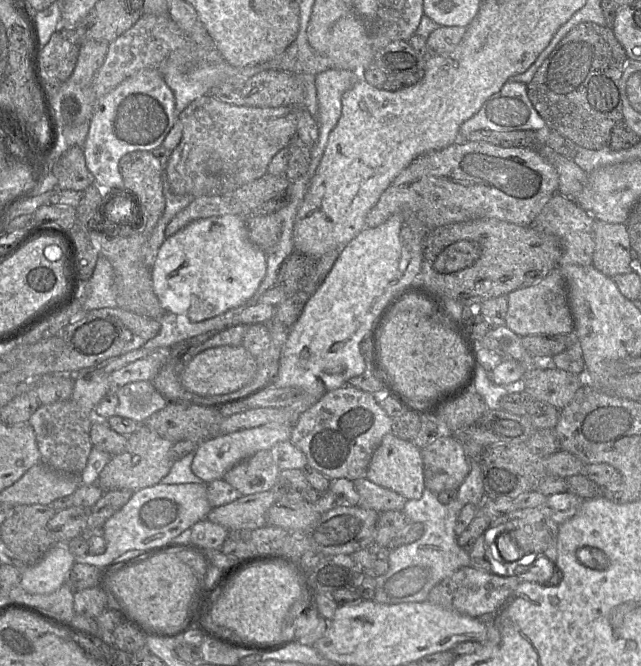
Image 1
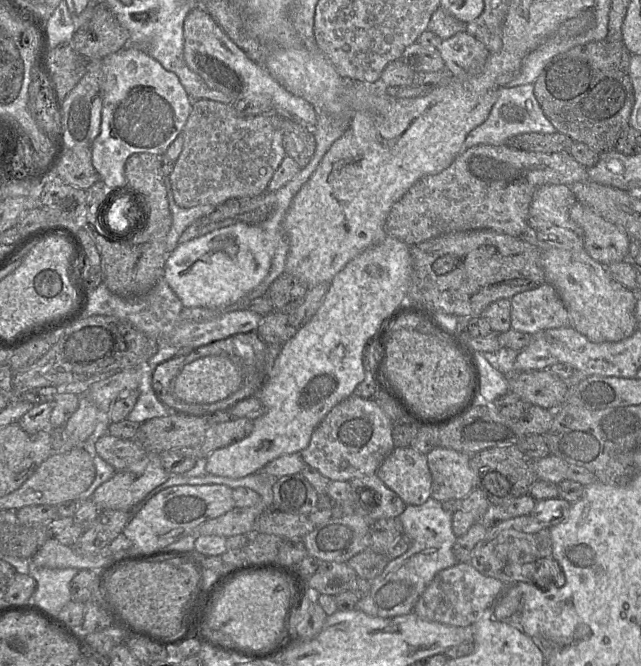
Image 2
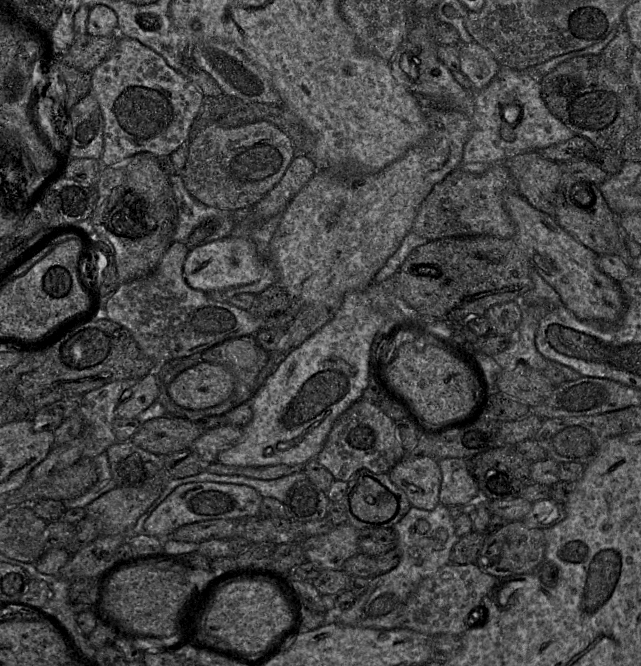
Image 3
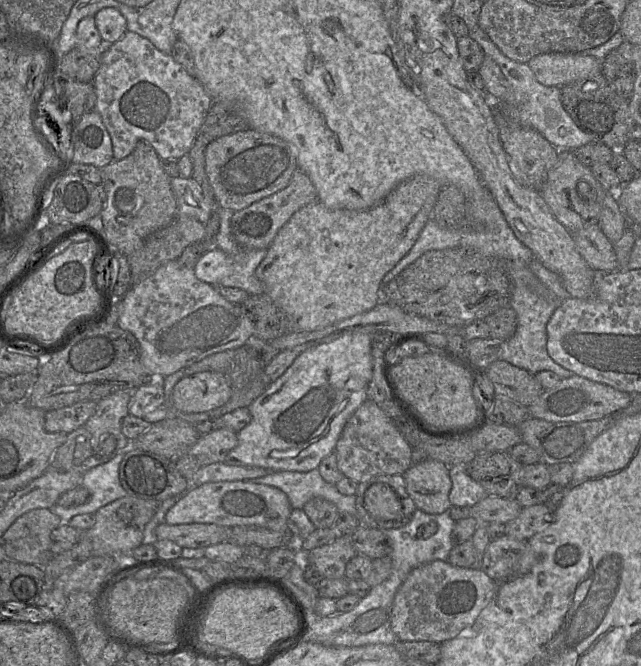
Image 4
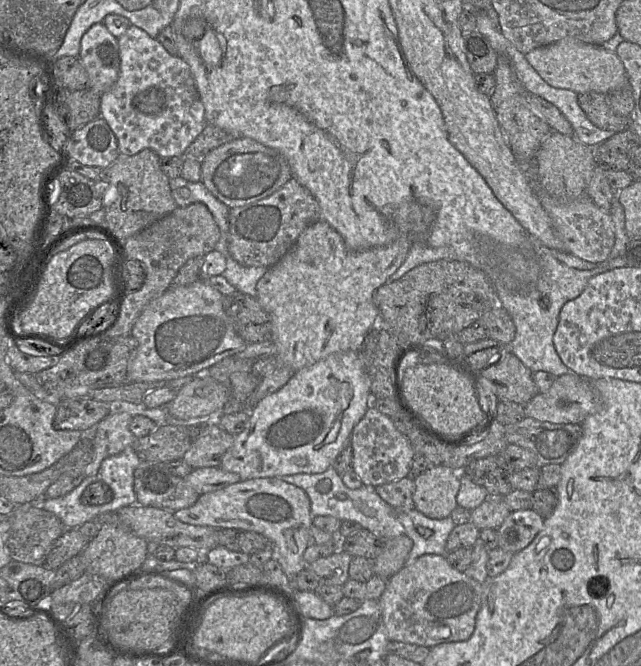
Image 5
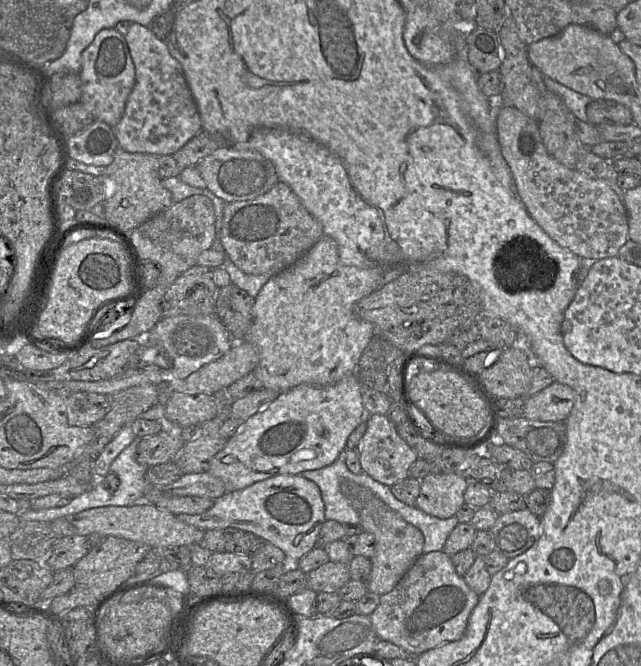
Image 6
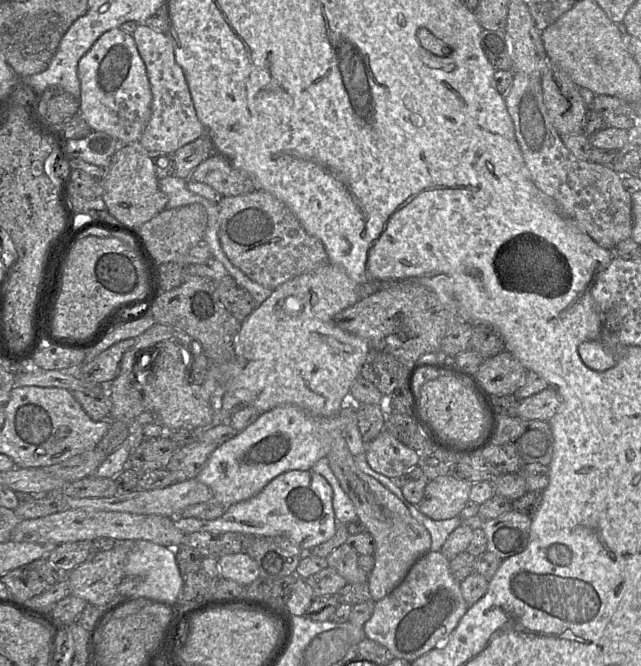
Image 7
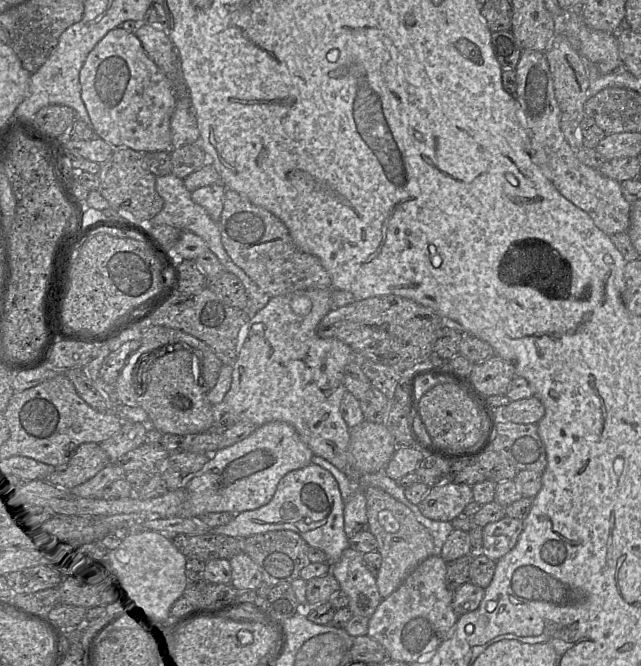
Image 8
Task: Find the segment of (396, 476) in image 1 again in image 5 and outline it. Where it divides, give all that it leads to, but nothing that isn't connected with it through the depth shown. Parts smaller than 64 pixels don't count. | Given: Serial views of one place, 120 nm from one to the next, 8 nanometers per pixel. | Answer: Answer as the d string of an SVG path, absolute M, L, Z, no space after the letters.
M434 465L415 477L414 484L412 499L415 509L426 517L444 519L457 507L459 471L444 465Z

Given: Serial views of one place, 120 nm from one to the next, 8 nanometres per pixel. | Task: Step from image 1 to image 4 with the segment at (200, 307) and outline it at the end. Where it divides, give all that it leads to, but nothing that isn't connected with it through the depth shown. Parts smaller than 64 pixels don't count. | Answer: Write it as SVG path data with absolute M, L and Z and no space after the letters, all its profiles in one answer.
M213 248L201 256L193 269L195 276L200 281L217 285L232 273L232 259L222 250Z

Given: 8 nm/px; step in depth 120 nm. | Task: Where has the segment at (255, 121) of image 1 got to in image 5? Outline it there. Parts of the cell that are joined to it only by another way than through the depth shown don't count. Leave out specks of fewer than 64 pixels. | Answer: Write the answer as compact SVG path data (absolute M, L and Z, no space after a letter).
M241 137L209 151L201 160L201 182L230 209L270 196L293 176L287 159L277 150Z

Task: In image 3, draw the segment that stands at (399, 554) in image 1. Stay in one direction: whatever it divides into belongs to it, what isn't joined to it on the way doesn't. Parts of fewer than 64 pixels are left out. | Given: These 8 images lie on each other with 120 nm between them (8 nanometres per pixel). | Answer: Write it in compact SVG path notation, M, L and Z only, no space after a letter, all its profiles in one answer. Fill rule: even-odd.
M441 503L433 510L411 507L392 529L396 535L396 547L400 550L398 565L386 573L371 578L366 591L357 597L349 609L334 613L331 618L337 623L384 630L400 627L401 613L409 595L423 579L450 563L450 553L459 539L455 533L454 519L450 516L447 506ZM418 520L426 520L429 523L430 529L426 533L416 531L415 524Z

